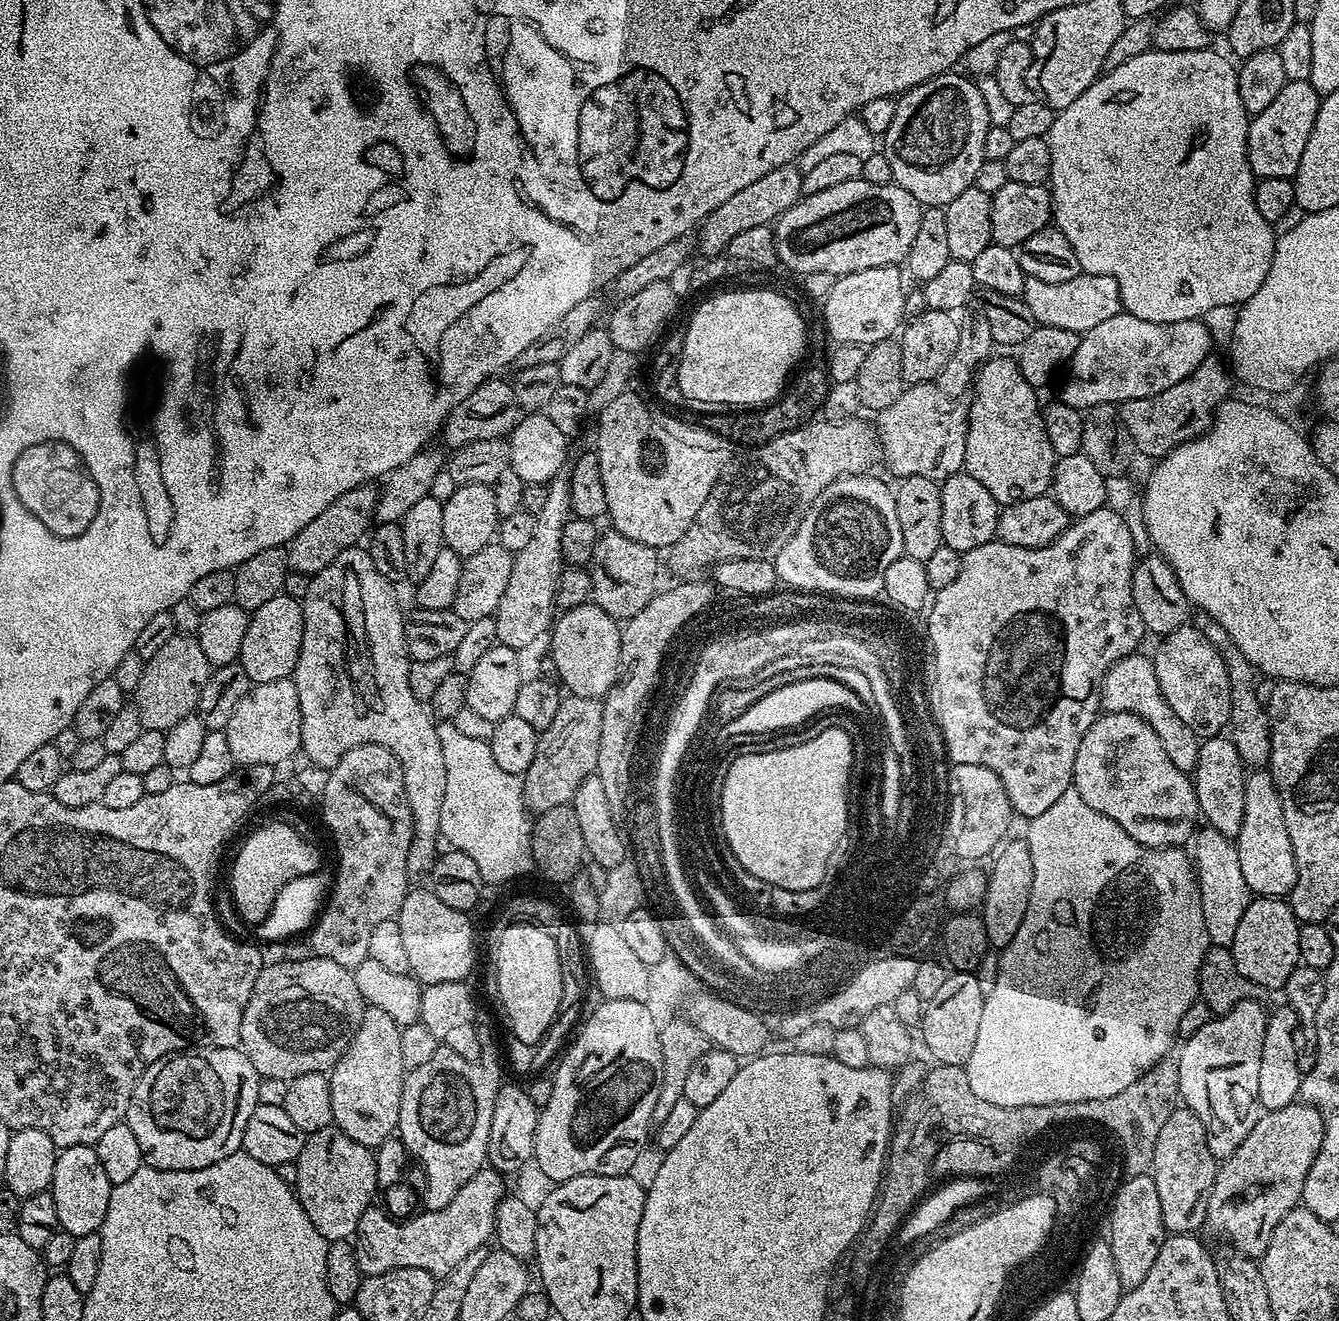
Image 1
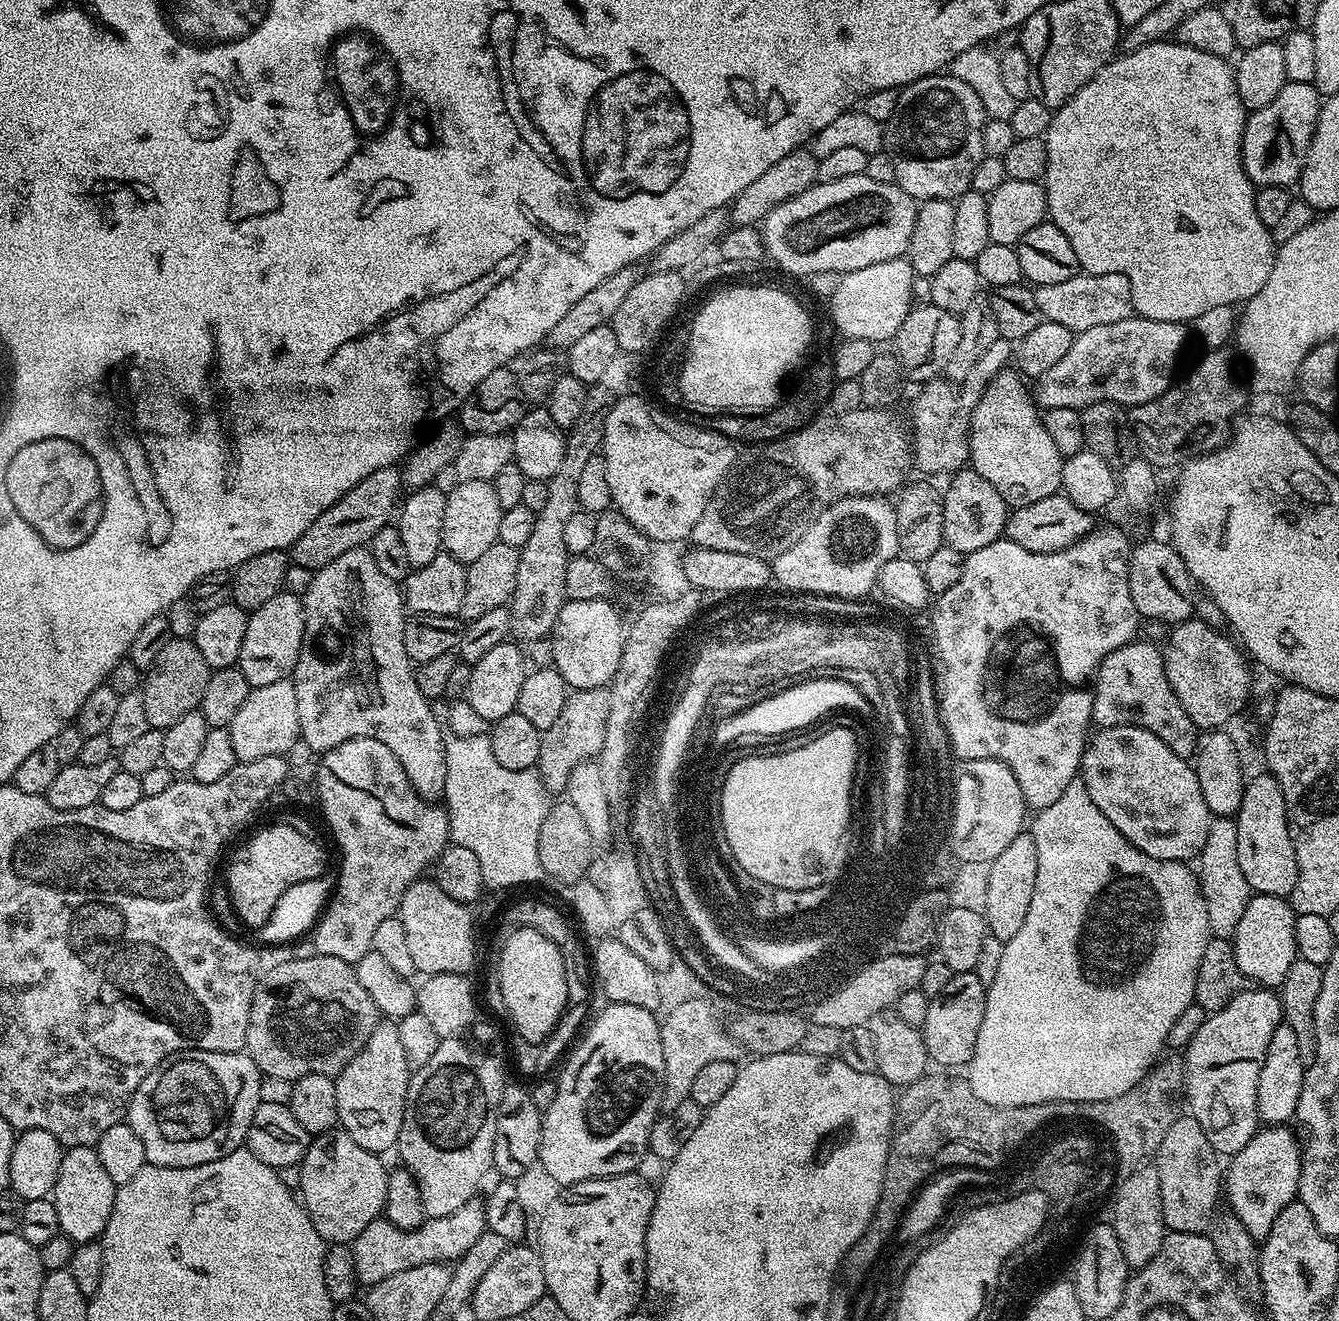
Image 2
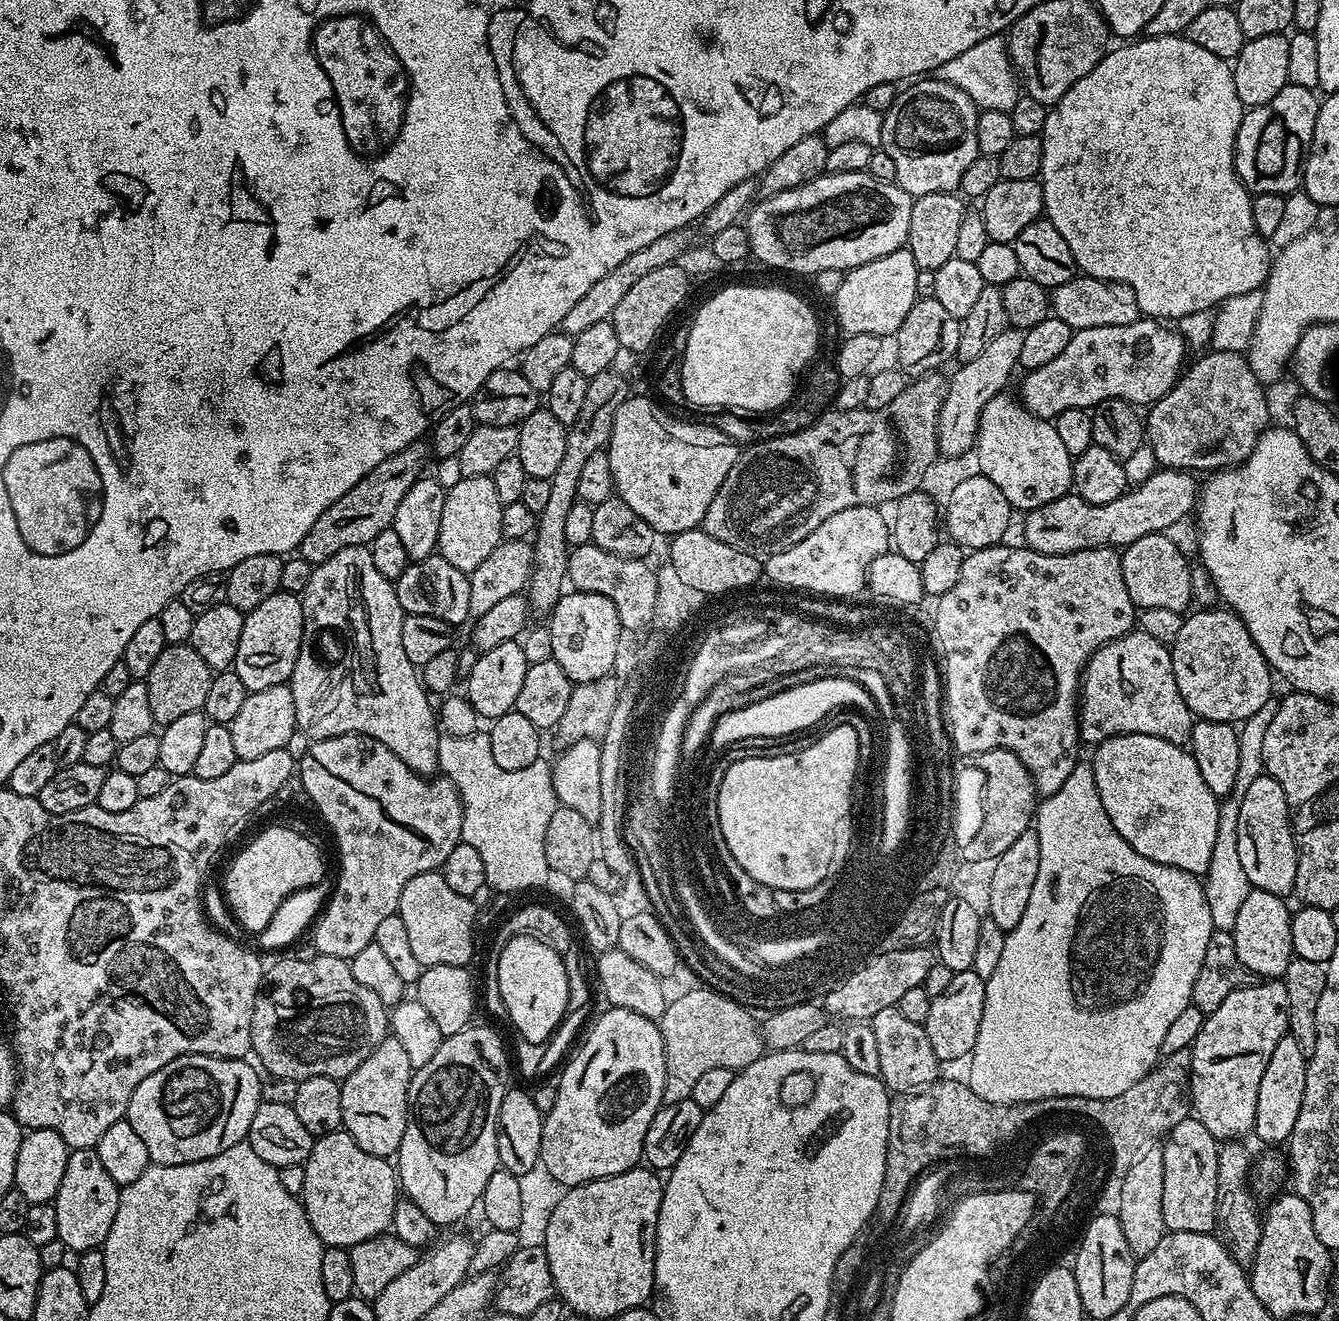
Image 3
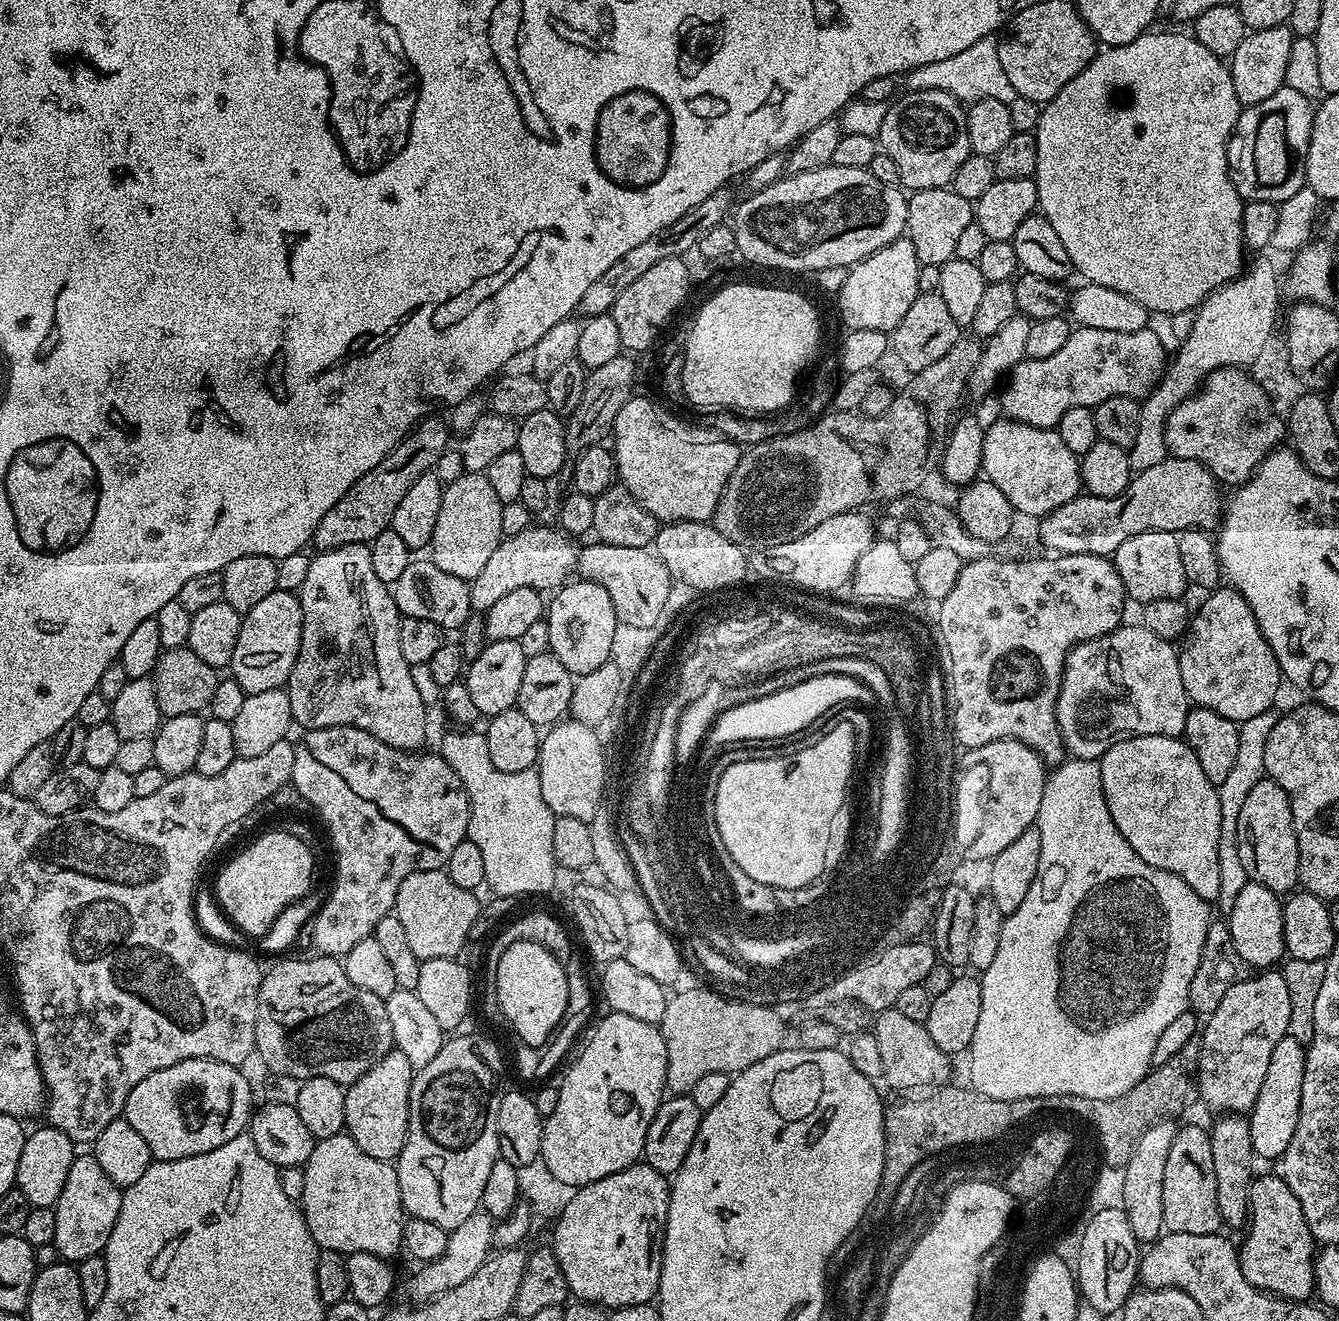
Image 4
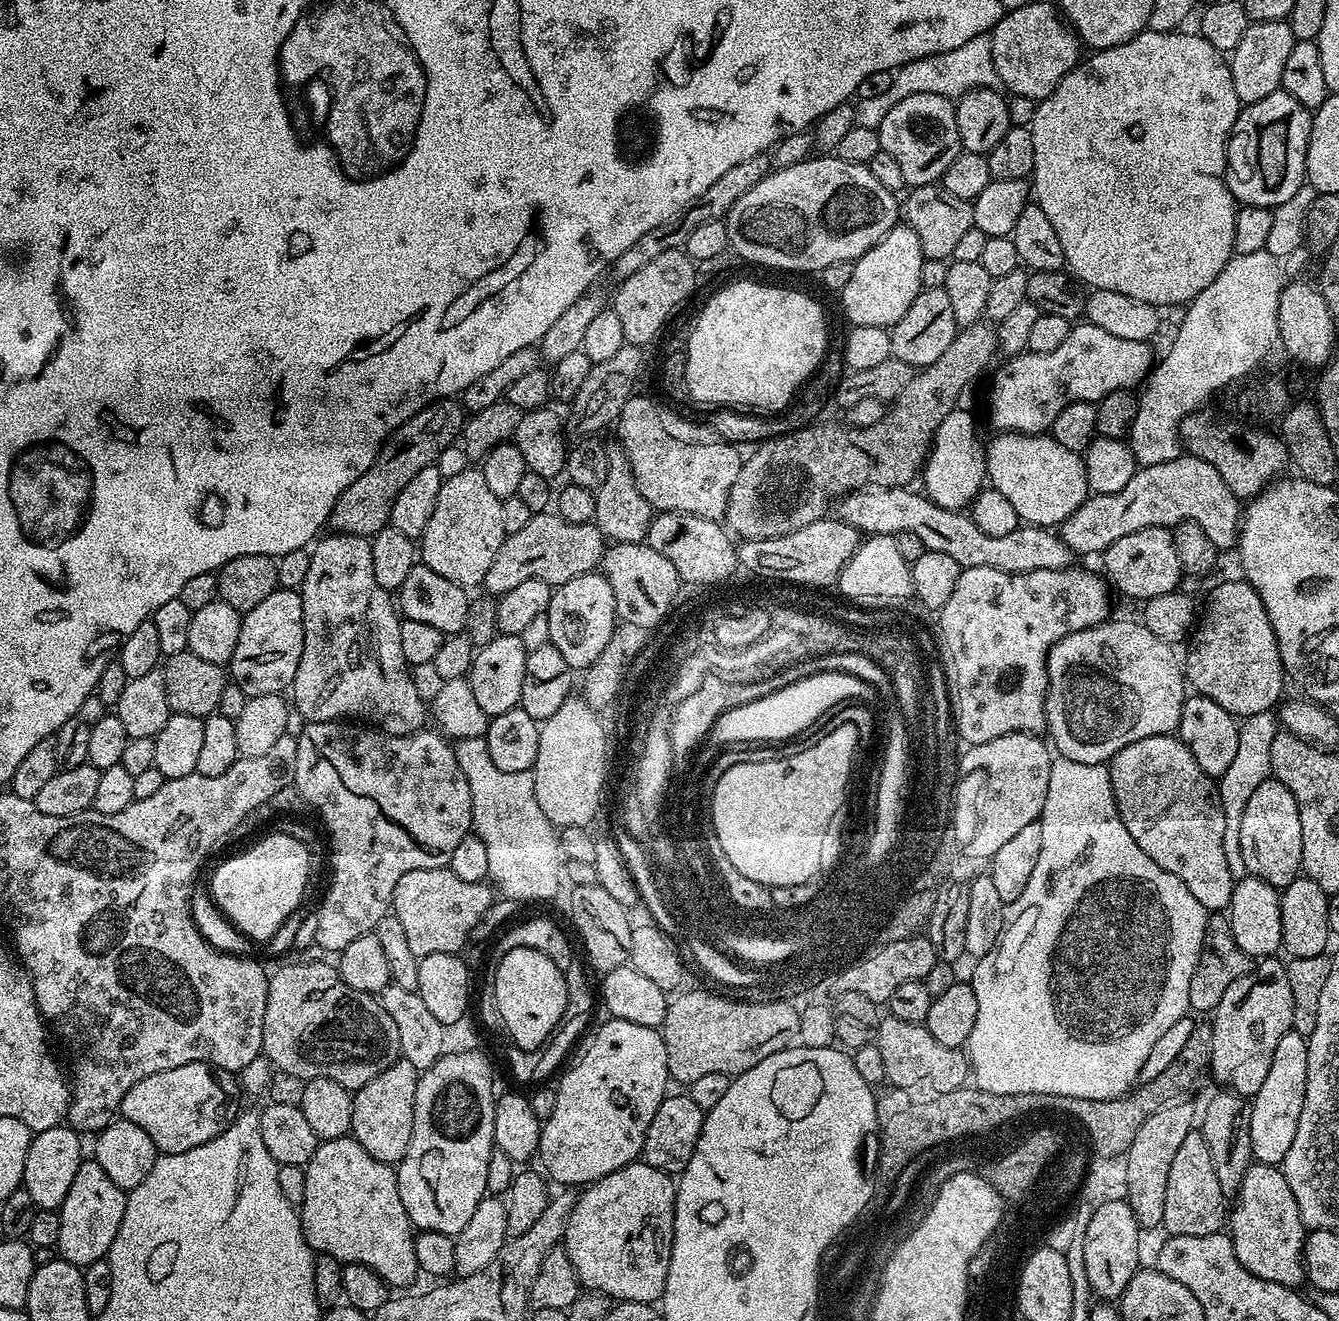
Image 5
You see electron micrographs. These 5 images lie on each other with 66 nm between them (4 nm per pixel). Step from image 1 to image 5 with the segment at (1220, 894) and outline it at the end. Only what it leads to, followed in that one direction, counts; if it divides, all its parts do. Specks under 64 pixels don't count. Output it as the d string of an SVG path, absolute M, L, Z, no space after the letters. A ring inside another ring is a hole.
M1263 712L1243 717L1238 734L1238 750L1226 774L1218 778L1220 789L1220 805L1226 818L1226 834L1222 838L1222 846L1226 849L1226 866L1230 866L1233 881L1243 880L1248 875L1246 862L1242 862L1242 842L1240 841L1240 823L1242 810L1246 810L1246 802L1250 802L1250 794L1262 786L1272 776L1270 764L1270 746L1274 743L1278 731L1278 720L1272 712Z

